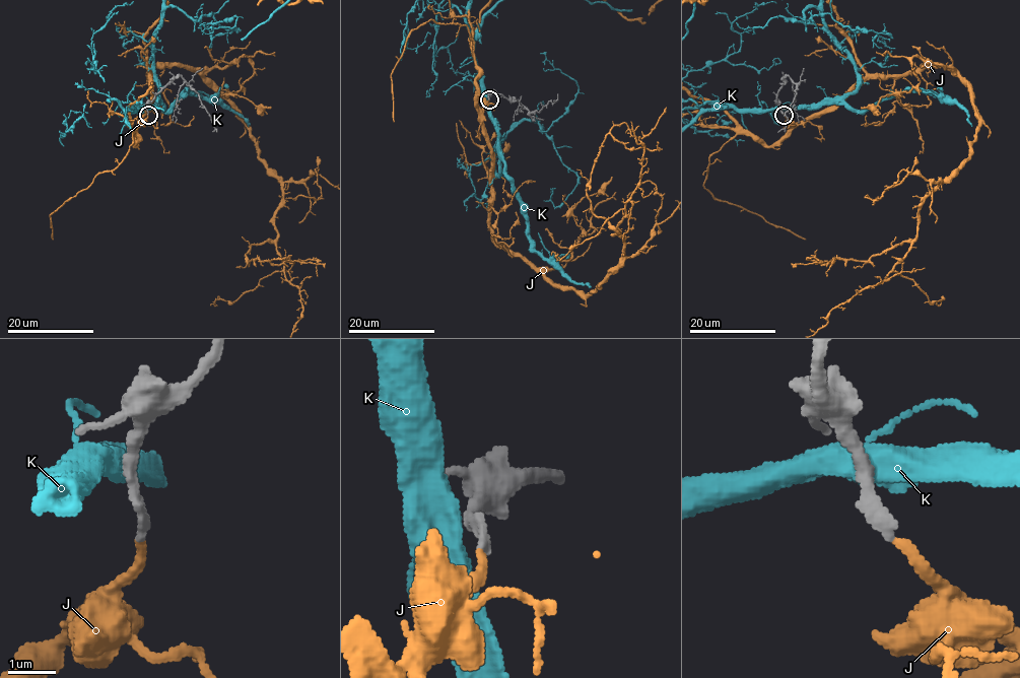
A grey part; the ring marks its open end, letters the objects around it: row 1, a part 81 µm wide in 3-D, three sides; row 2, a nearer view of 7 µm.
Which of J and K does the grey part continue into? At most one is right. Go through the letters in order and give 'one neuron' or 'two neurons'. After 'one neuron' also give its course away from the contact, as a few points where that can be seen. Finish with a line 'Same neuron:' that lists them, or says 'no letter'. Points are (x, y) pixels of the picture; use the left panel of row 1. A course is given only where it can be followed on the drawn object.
J: one neuron
K: two neurons
Same neuron: J

